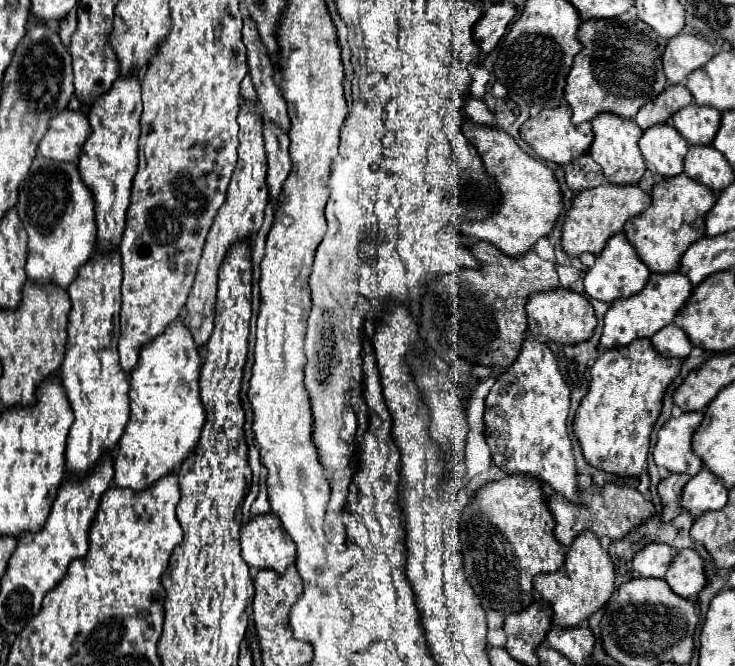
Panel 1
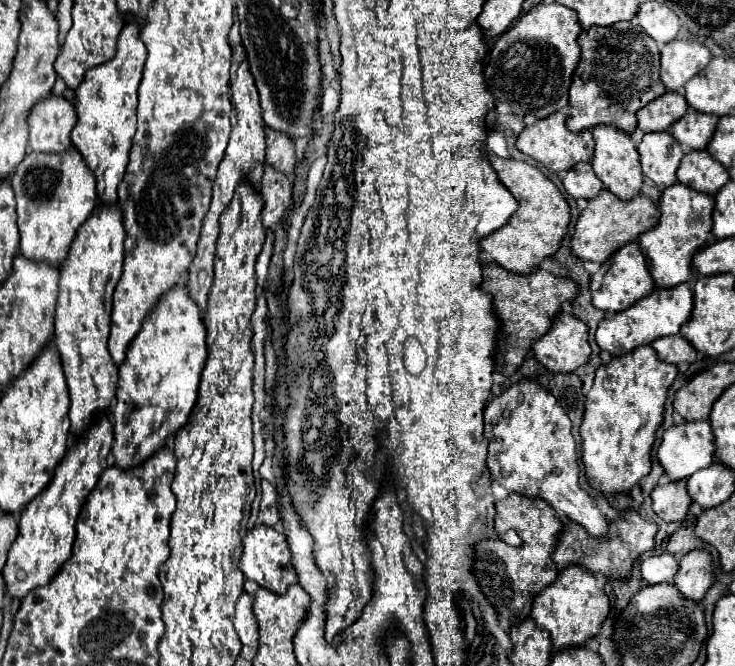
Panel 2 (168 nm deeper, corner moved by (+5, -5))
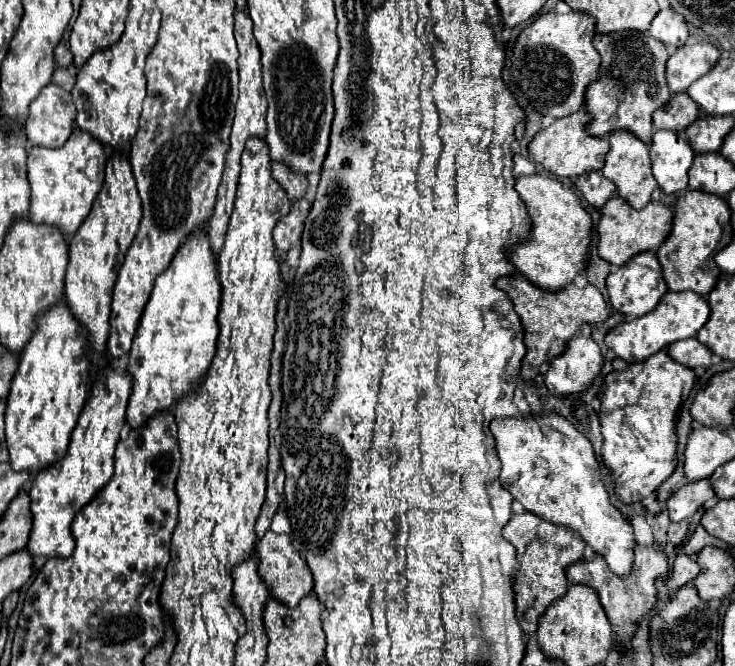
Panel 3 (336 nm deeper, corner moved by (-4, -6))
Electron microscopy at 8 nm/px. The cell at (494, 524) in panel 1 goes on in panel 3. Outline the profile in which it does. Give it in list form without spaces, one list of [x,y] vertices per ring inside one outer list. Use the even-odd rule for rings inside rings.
[[[522,512],[522,514],[512,514],[510,522],[502,530],[504,538],[512,542],[516,548],[516,558],[518,558],[518,570],[514,572],[514,602],[516,602],[516,618],[520,628],[526,634],[536,632],[538,626],[538,616],[560,596],[566,594],[568,590],[568,580],[566,580],[566,566],[572,562],[582,560],[584,556],[584,540],[580,538],[578,532],[566,528],[566,526],[552,526],[552,522],[546,522],[544,518],[532,514],[532,512]]]

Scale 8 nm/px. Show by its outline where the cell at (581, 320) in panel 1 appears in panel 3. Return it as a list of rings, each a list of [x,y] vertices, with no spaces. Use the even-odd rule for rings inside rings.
[[[578,332],[564,348],[564,352],[548,362],[546,386],[552,394],[584,392],[600,374],[602,354],[598,344]]]

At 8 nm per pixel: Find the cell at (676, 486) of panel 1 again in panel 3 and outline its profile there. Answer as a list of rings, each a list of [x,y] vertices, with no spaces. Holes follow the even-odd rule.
[[[708,480],[684,484],[680,490],[670,494],[670,498],[666,502],[668,512],[670,512],[670,520],[682,522],[682,520],[690,518],[704,502],[708,502],[712,498],[714,498],[714,490]]]

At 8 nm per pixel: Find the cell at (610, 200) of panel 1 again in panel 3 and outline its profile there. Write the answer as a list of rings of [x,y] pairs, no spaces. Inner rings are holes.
[[[620,196],[610,198],[600,208],[600,224],[598,224],[598,254],[610,262],[612,266],[622,266],[630,260],[630,256],[636,256],[646,250],[658,250],[660,244],[668,238],[672,230],[672,210],[664,206],[662,202],[648,202],[646,208],[634,210],[630,208]]]

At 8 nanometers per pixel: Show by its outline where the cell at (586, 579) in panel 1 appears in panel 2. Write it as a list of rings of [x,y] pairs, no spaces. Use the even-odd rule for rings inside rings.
[[[577,565],[563,569],[559,577],[535,597],[531,609],[531,619],[539,629],[549,631],[555,649],[583,647],[599,633],[607,615],[609,597],[597,587],[597,579],[591,573],[585,573],[585,569],[577,569]]]

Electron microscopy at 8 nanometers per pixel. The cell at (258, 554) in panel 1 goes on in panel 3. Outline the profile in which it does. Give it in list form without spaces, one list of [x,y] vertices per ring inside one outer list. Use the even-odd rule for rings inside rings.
[[[268,530],[256,548],[256,558],[258,558],[258,574],[264,580],[264,584],[268,586],[270,596],[278,598],[278,602],[282,602],[286,606],[296,606],[314,588],[310,568],[306,566],[306,562],[294,548],[292,538],[288,534],[276,534],[276,532]]]

